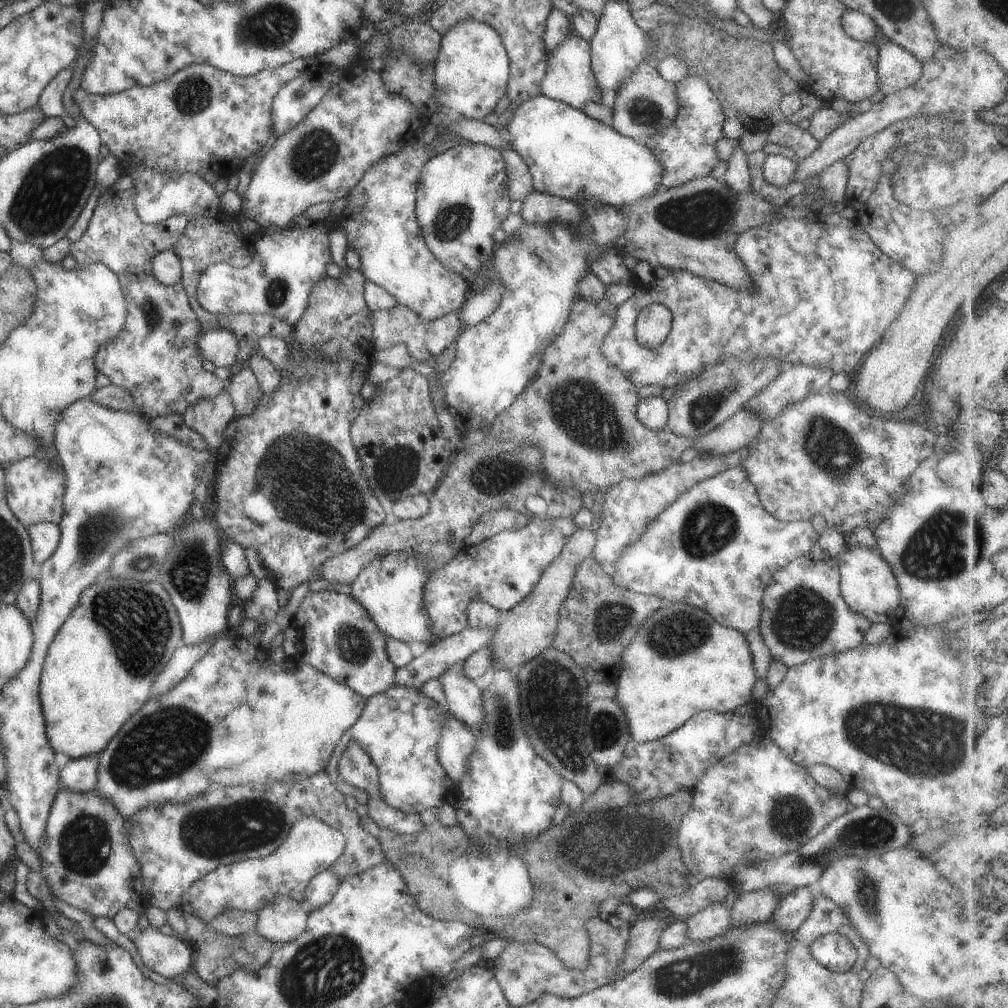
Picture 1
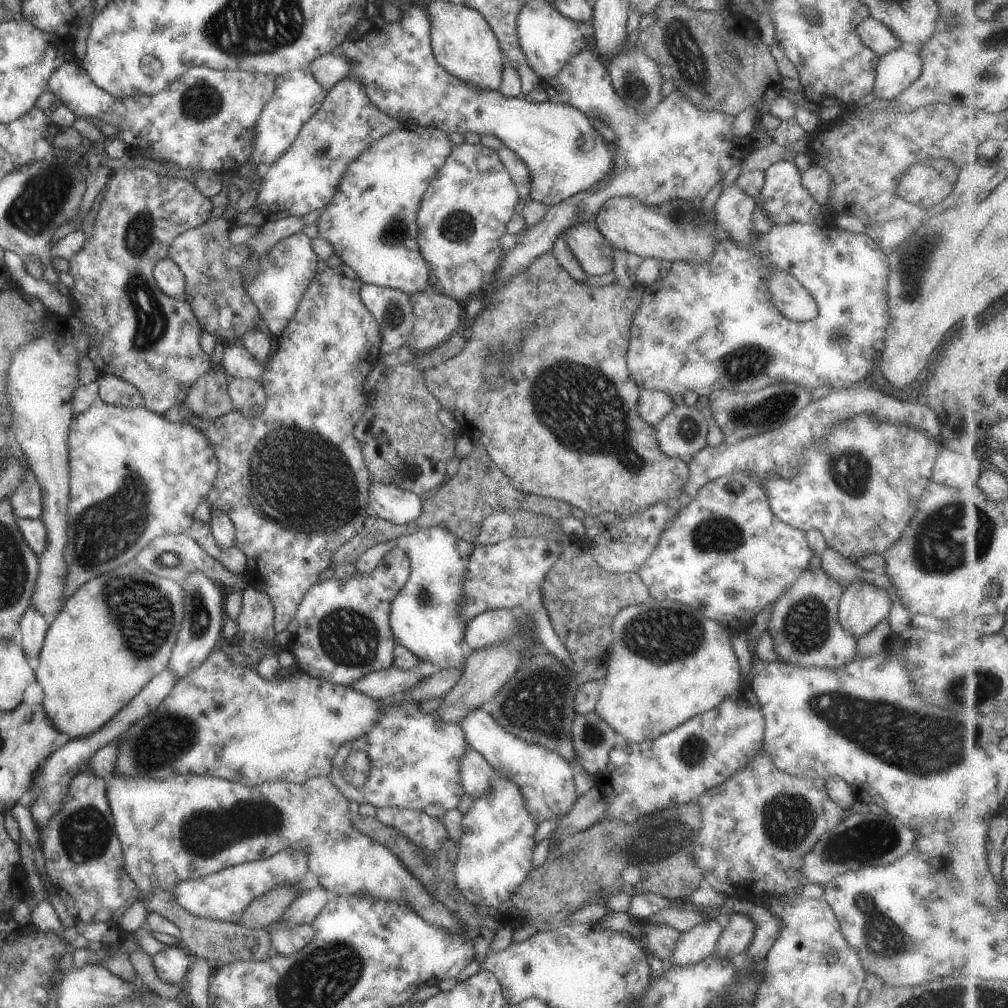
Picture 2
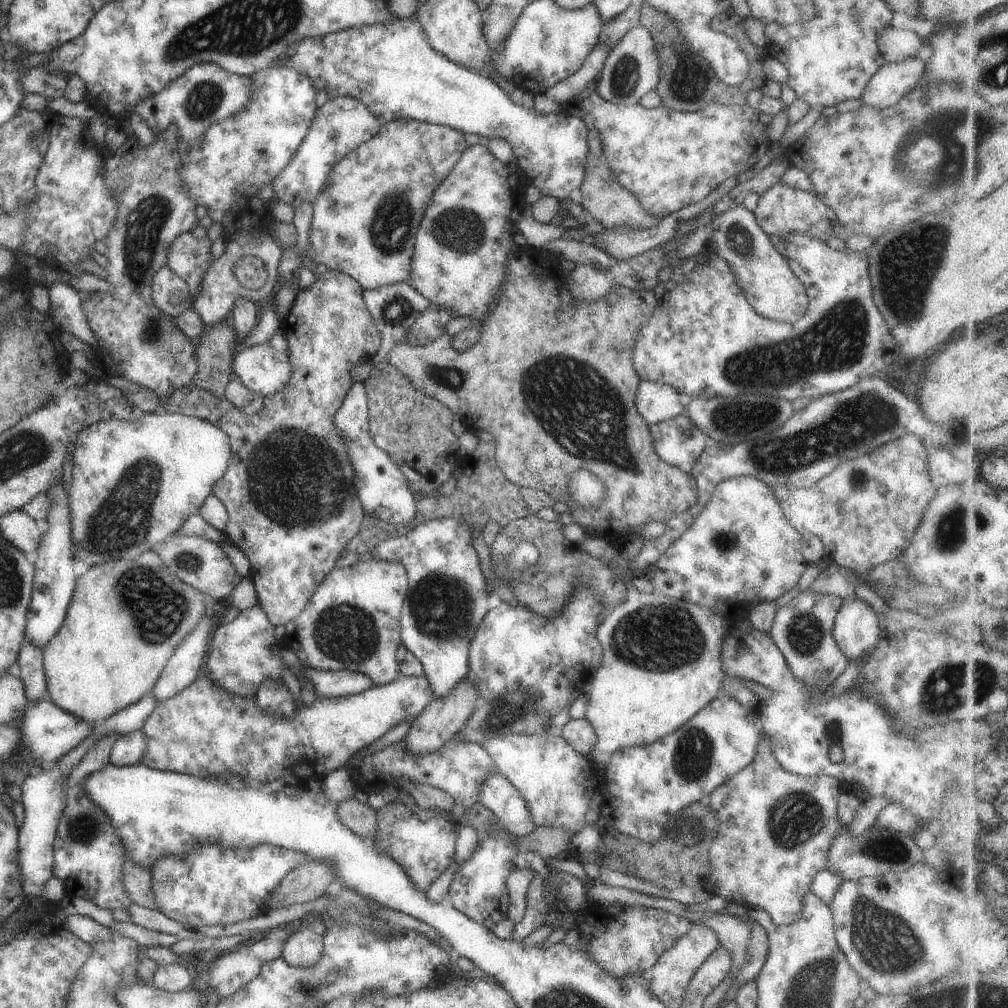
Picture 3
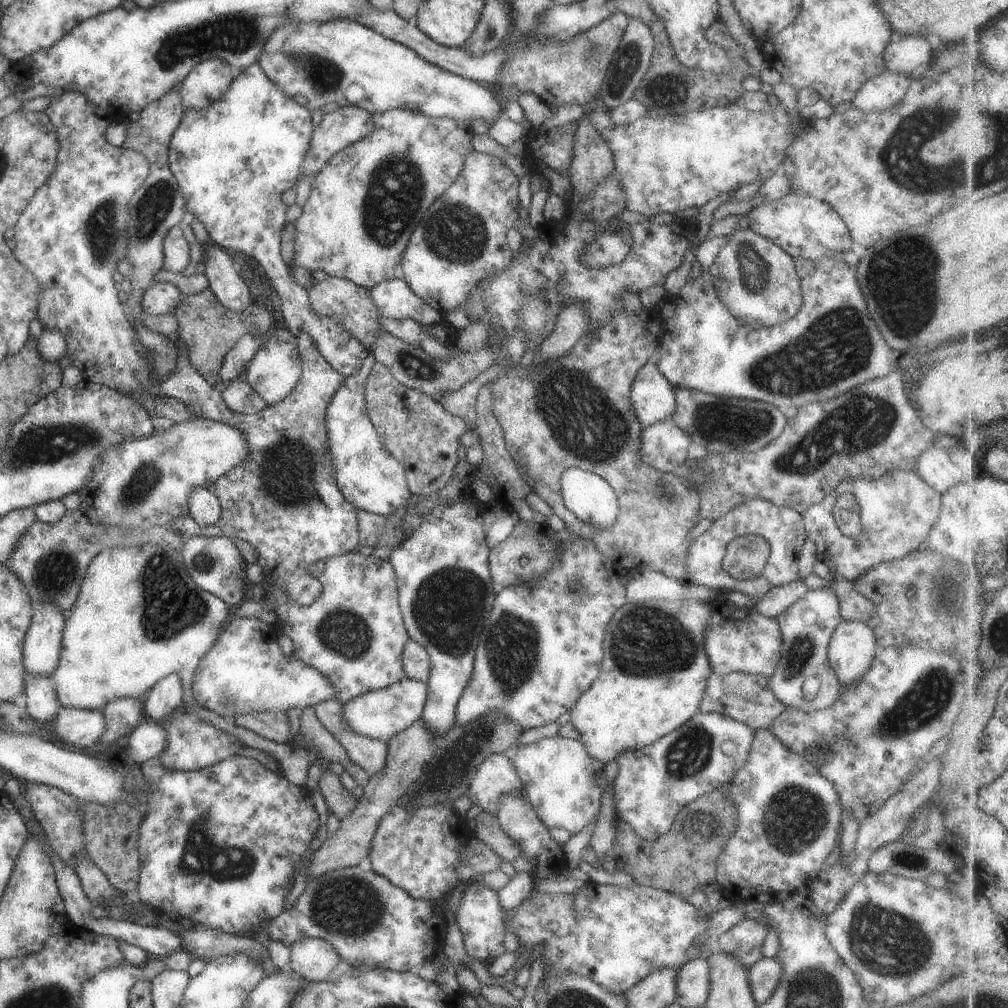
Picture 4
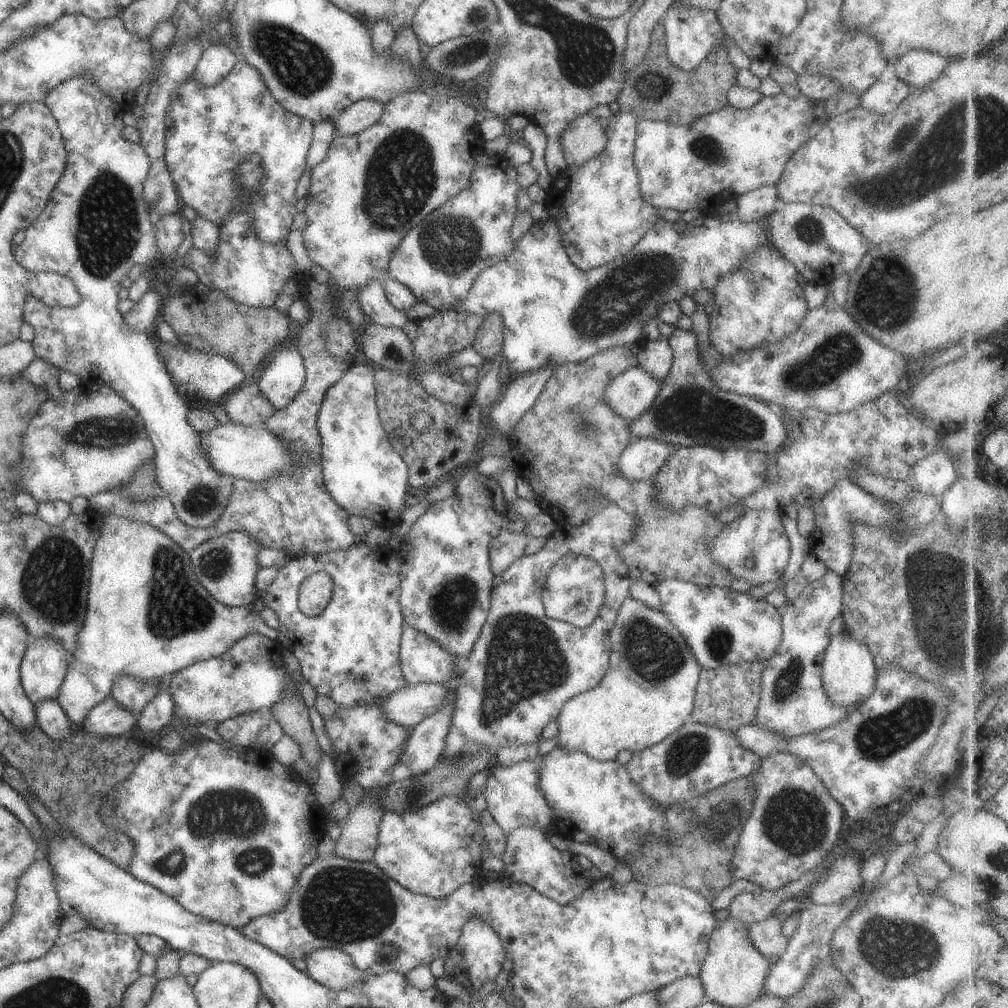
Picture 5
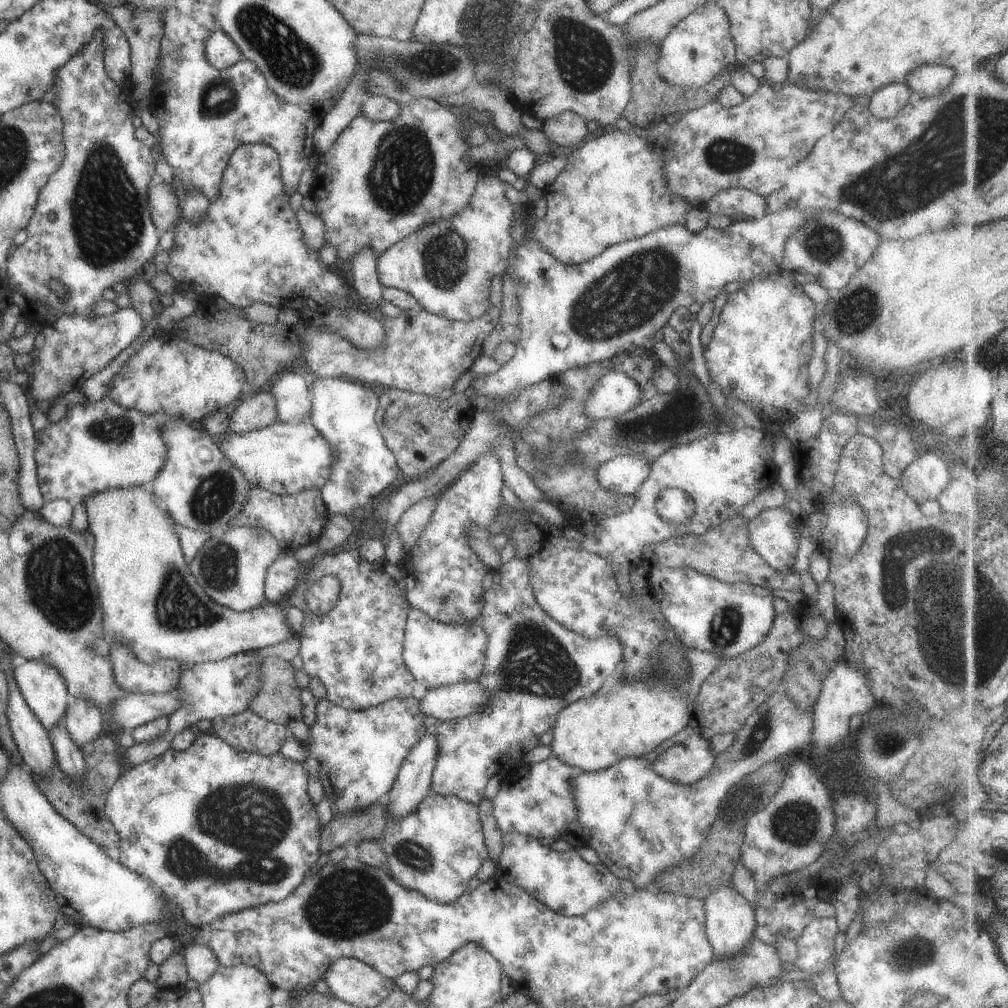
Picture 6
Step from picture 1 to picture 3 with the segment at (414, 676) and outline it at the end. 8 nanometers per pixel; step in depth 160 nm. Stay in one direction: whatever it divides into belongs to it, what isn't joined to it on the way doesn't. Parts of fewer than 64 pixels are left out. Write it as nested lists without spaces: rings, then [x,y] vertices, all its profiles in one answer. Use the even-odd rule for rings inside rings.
[[[301,667],[301,672],[309,680],[316,694],[327,698],[342,698],[365,692],[375,686],[369,676],[347,670],[315,672],[311,668]]]

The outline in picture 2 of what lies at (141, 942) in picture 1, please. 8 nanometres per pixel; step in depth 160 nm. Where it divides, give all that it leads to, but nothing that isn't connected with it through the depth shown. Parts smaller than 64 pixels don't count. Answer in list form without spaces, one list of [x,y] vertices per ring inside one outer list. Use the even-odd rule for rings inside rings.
[[[180,944],[169,945],[165,950],[151,956],[156,975],[169,984],[179,983],[187,971],[187,951]]]

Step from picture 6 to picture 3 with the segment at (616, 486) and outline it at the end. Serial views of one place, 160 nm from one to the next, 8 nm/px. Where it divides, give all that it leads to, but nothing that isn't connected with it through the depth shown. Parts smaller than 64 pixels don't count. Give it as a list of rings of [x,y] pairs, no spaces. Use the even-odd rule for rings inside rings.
[[[686,413],[648,426],[653,451],[664,464],[689,473],[705,447],[705,434],[687,418]]]

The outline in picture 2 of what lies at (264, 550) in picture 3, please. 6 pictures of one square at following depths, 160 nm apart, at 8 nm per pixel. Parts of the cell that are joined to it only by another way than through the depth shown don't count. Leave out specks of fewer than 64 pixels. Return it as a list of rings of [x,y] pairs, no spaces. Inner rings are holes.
[[[340,264],[335,267],[325,267],[323,271],[315,273],[309,281],[306,291],[303,292],[299,302],[295,305],[293,316],[286,322],[285,328],[277,337],[274,355],[267,362],[266,371],[261,378],[261,384],[266,394],[266,401],[262,411],[253,418],[245,418],[235,409],[228,410],[219,417],[211,420],[200,419],[189,411],[186,404],[181,402],[170,406],[163,414],[163,418],[173,423],[189,423],[192,427],[200,430],[211,443],[218,469],[209,488],[206,500],[210,508],[219,509],[230,519],[234,528],[234,546],[239,548],[246,556],[246,566],[243,572],[247,586],[263,591],[268,597],[273,609],[272,627],[273,635],[282,630],[290,629],[291,620],[301,597],[308,588],[316,583],[319,574],[324,568],[331,566],[330,558],[343,543],[359,532],[366,520],[367,495],[370,490],[370,476],[368,475],[364,460],[361,456],[359,443],[352,435],[353,425],[363,414],[366,407],[366,396],[362,391],[362,382],[365,375],[377,362],[380,336],[378,324],[373,315],[363,306],[359,296],[362,282],[357,275],[347,266]]]

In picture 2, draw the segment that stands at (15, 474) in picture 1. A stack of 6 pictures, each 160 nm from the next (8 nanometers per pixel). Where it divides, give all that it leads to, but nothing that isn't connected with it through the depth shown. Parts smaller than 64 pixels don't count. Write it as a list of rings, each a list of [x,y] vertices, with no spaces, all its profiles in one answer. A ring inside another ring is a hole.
[[[29,468],[24,469],[24,479],[9,498],[12,513],[17,519],[38,519],[41,514],[41,489]]]

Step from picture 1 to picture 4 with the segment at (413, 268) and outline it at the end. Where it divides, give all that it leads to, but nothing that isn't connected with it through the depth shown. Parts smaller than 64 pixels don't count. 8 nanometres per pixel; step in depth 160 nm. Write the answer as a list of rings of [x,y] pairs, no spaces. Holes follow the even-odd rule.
[[[391,108],[381,114],[373,114],[372,120],[373,129],[369,134],[331,156],[311,183],[302,212],[292,223],[294,256],[289,266],[291,270],[300,267],[309,274],[319,270],[367,290],[382,281],[402,279],[399,260],[417,220],[447,188],[447,184],[453,184],[465,156],[472,151],[472,133],[451,118],[429,118],[415,110]]]

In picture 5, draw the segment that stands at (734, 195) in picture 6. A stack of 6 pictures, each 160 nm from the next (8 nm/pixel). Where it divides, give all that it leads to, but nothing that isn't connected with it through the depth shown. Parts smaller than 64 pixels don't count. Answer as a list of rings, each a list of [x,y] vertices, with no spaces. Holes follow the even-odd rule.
[[[774,186],[759,187],[736,198],[736,219],[749,222],[758,221],[773,211],[773,204],[777,200],[776,188]]]

